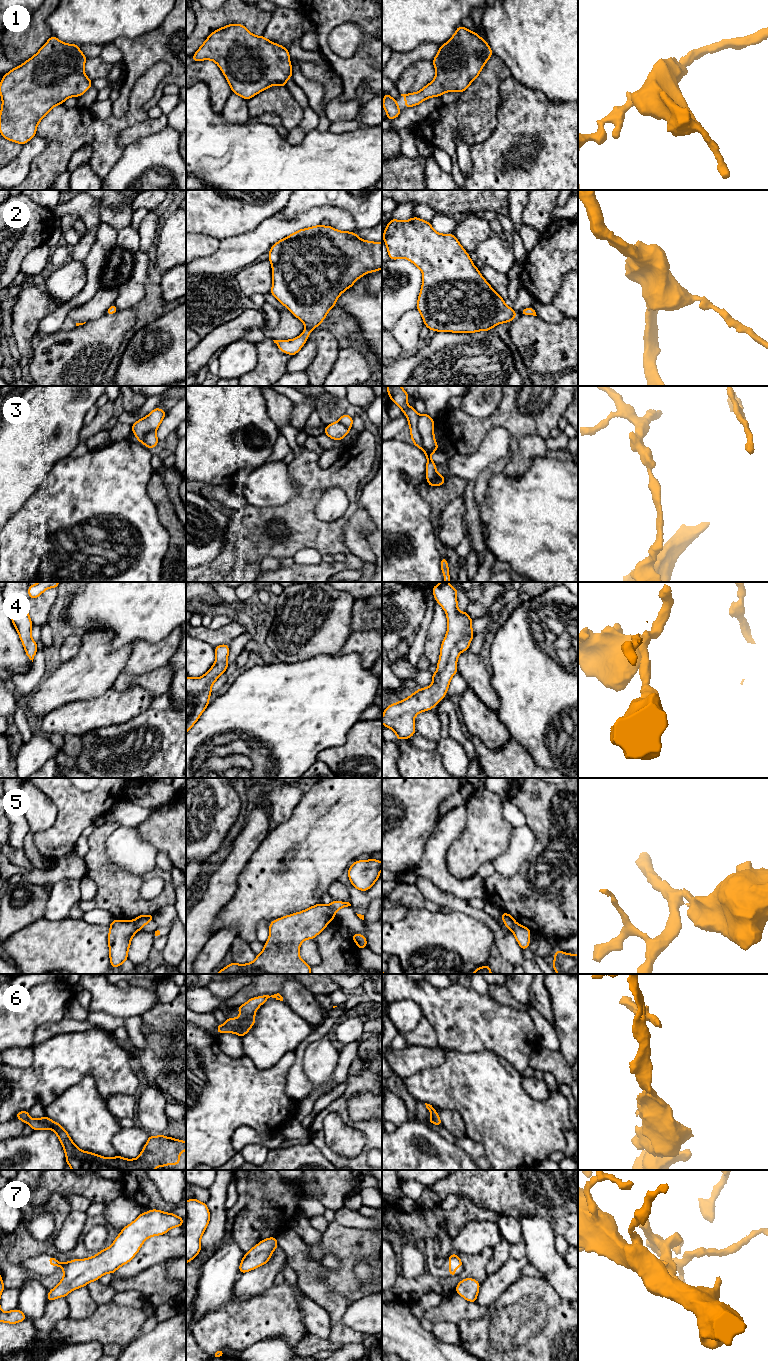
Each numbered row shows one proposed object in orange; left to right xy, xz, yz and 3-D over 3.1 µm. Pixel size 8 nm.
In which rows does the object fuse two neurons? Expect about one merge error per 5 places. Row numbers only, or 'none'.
3, 5

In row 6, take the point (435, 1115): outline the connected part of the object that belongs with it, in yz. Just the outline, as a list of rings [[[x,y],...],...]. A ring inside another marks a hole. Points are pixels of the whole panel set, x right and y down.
[[[425,1103],[426,1108],[428,1109],[428,1111],[431,1113],[432,1117],[427,1119],[428,1122],[431,1122],[437,1126],[442,1126],[442,1122],[439,1118],[439,1114],[436,1112],[436,1110],[434,1109],[434,1106]]]

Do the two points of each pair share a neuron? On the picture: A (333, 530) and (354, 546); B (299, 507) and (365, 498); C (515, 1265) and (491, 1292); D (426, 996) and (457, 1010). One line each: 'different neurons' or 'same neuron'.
A: different neurons
B: different neurons
C: same neuron
D: same neuron

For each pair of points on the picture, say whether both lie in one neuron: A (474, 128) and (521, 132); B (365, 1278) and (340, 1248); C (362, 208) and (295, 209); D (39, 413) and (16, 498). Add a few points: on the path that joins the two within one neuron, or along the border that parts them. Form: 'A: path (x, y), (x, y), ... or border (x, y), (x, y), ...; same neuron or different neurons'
A: border (499, 107), (496, 128), (486, 139), (475, 144); different neurons
B: border (361, 1260), (354, 1274), (369, 1284); different neurons
C: path (345, 200), (312, 200); same neuron
D: path (25, 434), (16, 443), (16, 477); same neuron

